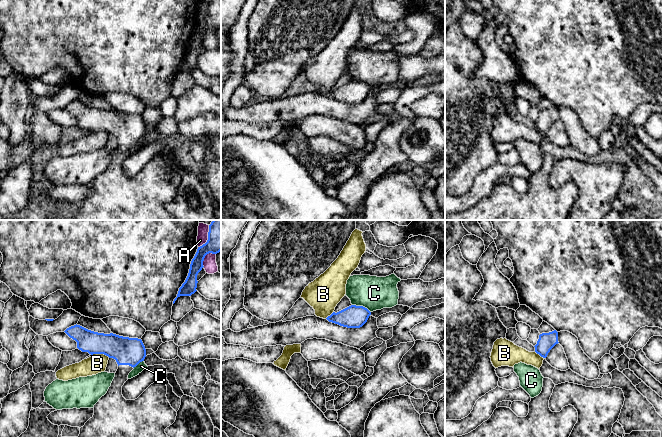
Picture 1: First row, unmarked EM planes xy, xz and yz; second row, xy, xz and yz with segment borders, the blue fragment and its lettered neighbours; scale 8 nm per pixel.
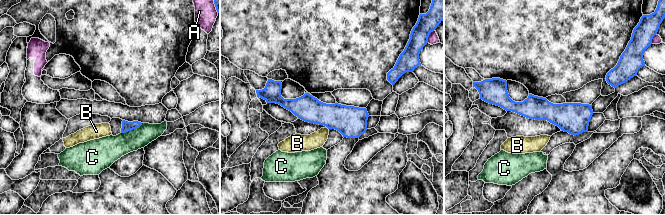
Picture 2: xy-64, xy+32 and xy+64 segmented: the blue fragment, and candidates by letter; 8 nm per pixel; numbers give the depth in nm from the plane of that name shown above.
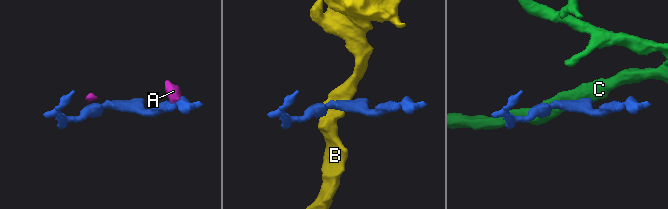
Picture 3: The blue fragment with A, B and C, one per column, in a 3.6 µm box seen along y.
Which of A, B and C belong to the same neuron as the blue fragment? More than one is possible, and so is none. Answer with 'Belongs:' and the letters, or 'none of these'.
Belongs: none of these

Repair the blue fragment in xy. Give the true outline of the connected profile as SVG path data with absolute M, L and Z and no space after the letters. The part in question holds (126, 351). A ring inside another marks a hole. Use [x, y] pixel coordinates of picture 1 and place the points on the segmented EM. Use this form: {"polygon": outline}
{"polygon": "M77 324L64 332L77 342L77 348L82 352L104 354L118 364L111 386L94 405L94 415L80 428L78 437L168 437L165 429L175 422L177 412L167 400L167 386L162 379L157 379L135 400L126 400L122 395L122 386L128 380L129 373L146 357L142 340L98 333Z"}

